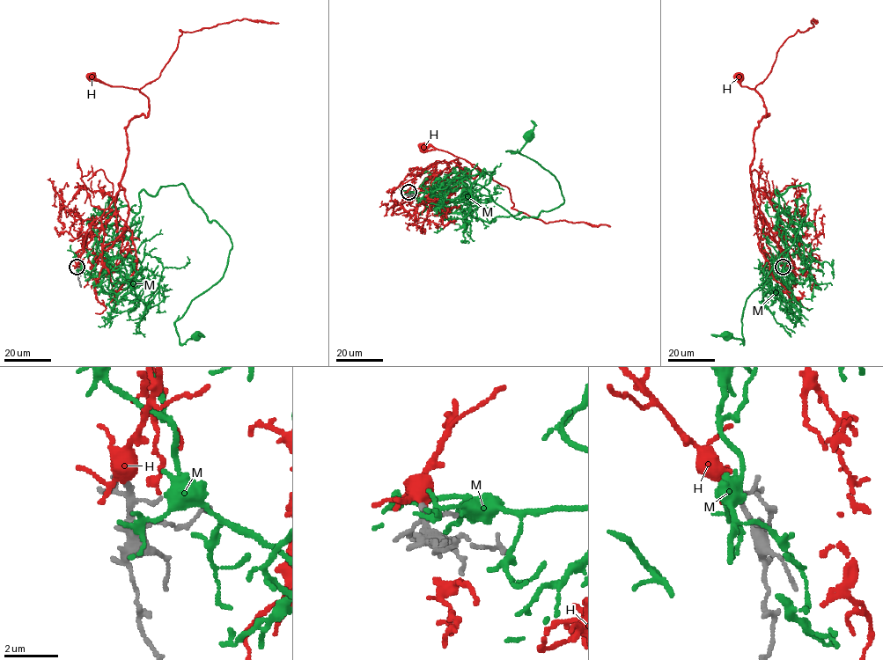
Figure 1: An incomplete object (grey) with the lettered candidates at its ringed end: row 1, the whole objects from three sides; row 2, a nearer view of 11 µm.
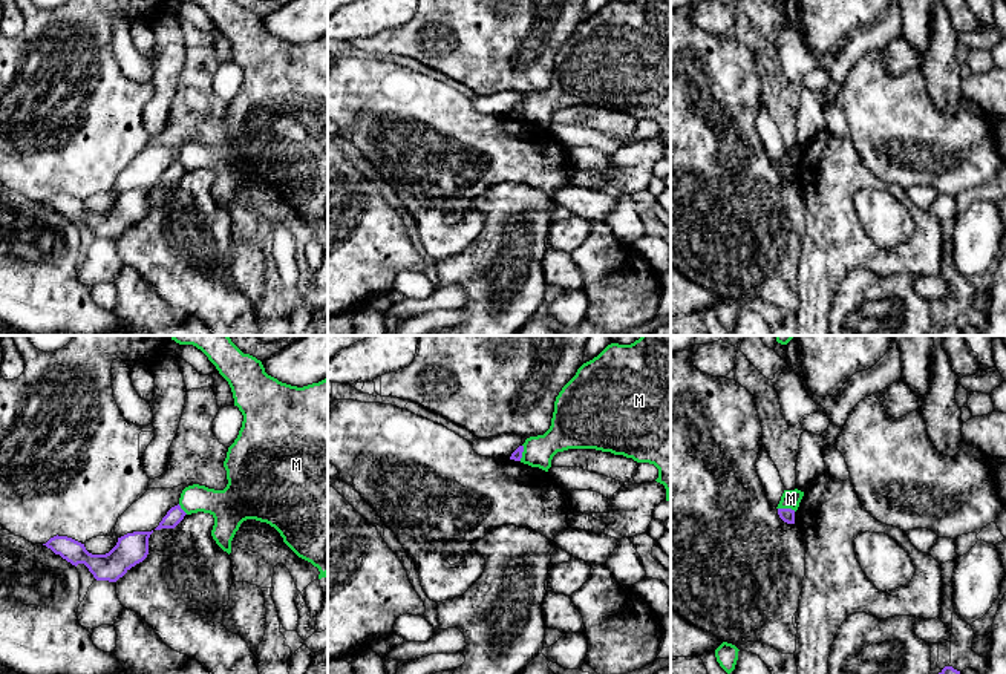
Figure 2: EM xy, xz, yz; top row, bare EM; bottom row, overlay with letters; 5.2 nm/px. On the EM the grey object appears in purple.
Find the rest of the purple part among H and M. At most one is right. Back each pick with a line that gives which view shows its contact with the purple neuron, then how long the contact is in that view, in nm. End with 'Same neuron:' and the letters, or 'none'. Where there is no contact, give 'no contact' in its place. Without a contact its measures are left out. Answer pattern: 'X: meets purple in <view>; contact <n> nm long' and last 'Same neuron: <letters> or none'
H: no contact
Same neuron: H

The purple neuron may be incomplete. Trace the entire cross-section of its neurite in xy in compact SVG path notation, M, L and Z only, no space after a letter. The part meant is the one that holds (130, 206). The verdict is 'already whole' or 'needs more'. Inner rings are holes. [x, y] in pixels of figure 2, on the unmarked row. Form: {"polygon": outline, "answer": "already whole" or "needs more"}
{"polygon": "M153 187L127 190L118 195L116 202L106 211L92 211L86 207L84 201L58 191L43 202L75 224L84 221L96 237L116 239L132 224L147 214L152 190Z", "answer": "already whole"}

